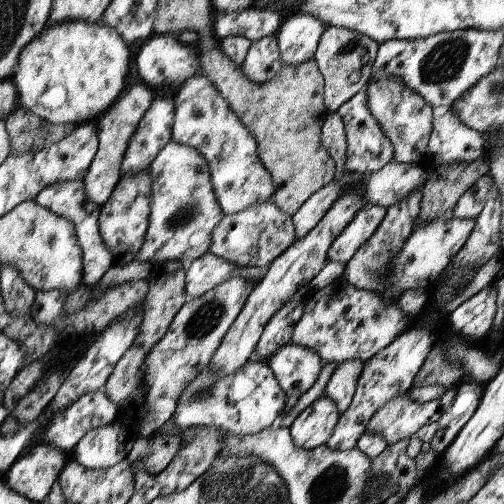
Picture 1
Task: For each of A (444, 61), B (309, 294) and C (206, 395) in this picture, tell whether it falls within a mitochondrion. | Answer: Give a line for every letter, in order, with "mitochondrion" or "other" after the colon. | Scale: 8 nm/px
A: mitochondrion
B: other
C: mitochondrion

